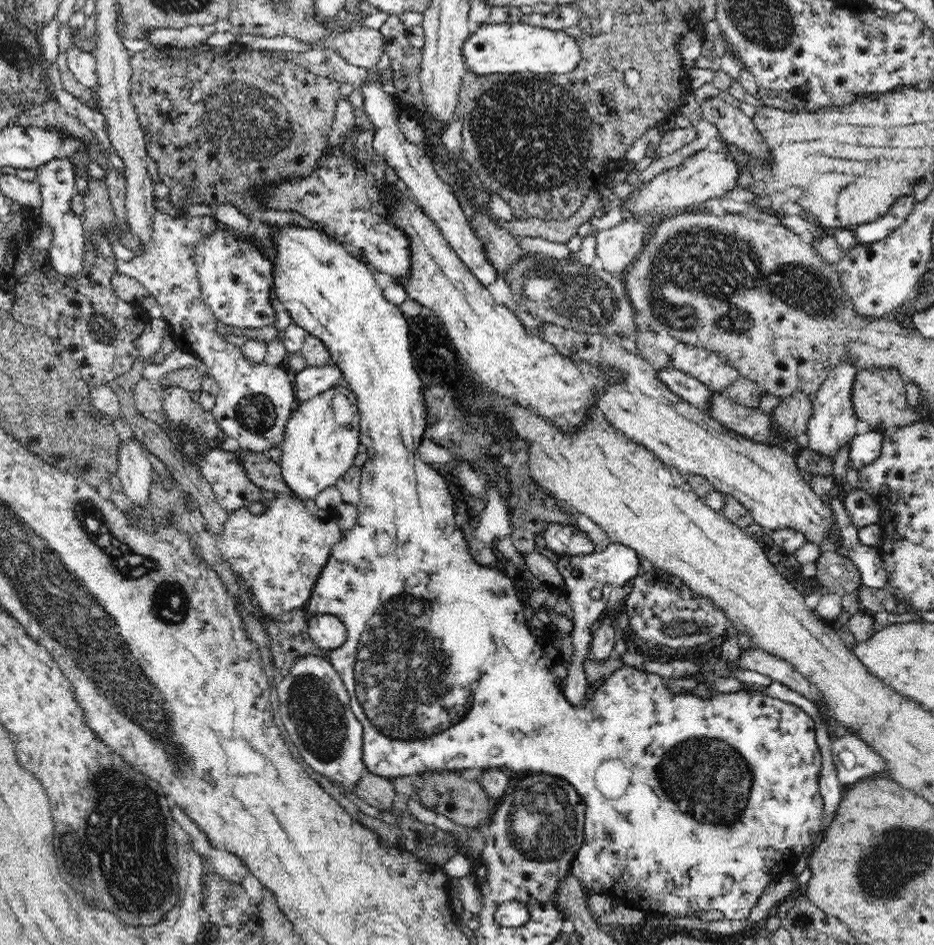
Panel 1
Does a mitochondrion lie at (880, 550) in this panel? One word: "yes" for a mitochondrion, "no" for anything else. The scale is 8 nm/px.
no

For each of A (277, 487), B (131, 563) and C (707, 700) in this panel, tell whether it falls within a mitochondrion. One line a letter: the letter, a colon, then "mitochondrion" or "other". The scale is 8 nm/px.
A: other
B: mitochondrion
C: other

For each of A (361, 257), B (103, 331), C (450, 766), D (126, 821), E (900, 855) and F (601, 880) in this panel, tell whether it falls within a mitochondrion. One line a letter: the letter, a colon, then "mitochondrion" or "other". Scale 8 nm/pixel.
A: other
B: mitochondrion
C: other
D: mitochondrion
E: mitochondrion
F: other

